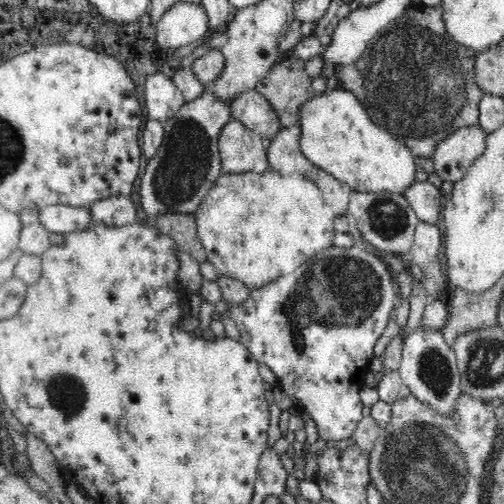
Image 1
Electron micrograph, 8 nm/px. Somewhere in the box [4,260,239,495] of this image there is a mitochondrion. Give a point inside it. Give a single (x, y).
(65, 391)

